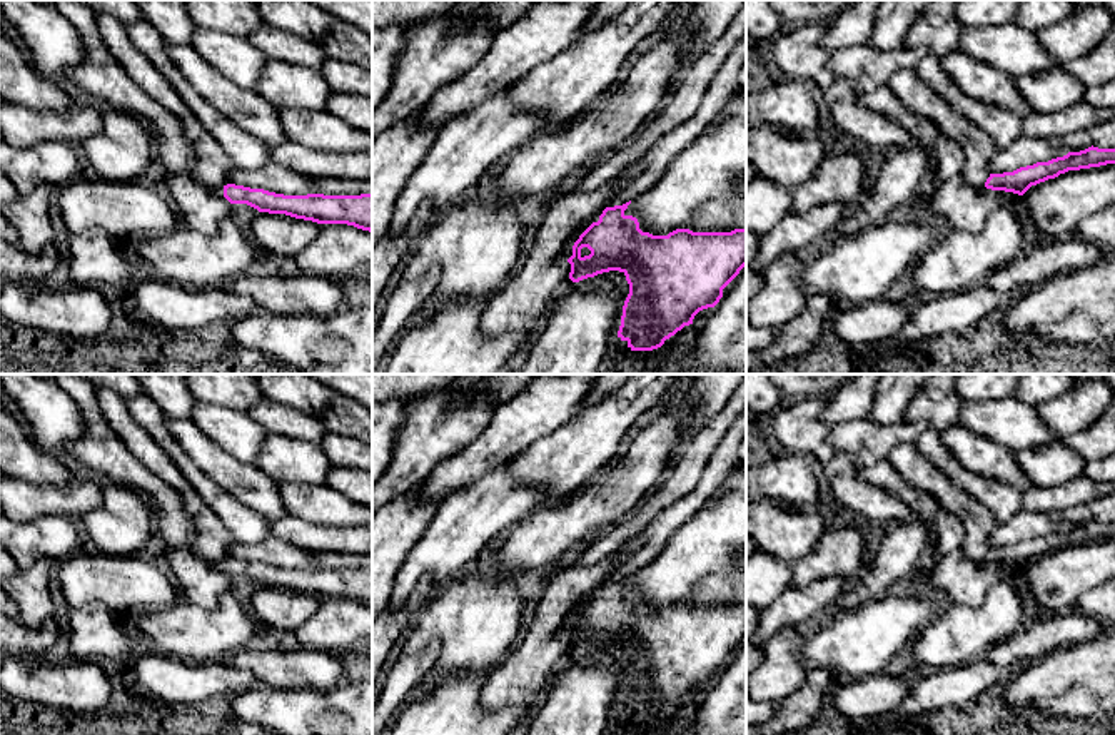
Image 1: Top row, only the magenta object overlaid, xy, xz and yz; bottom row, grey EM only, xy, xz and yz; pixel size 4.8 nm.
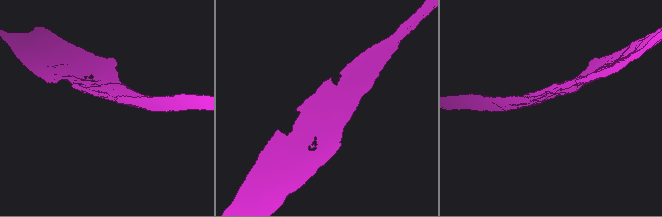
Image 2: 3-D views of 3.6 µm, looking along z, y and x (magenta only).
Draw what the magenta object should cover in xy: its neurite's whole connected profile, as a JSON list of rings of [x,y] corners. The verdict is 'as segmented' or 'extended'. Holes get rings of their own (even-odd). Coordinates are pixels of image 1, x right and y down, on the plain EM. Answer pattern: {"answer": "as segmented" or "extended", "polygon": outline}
{"answer": "as segmented", "polygon": [[[224,560],[230,578],[247,578],[259,586],[285,588],[317,598],[347,598],[372,606],[372,566],[361,570],[284,570],[244,560]]]}

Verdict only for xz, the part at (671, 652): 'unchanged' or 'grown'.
unchanged

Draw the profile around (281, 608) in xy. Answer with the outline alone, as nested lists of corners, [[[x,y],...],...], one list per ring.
[[[259,586],[250,596],[249,608],[259,625],[294,631],[317,611],[319,603],[320,598],[312,595]]]

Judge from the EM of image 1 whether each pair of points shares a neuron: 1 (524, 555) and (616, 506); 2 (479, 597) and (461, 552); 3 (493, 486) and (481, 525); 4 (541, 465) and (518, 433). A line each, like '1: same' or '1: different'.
1: same
2: different
3: same
4: different

